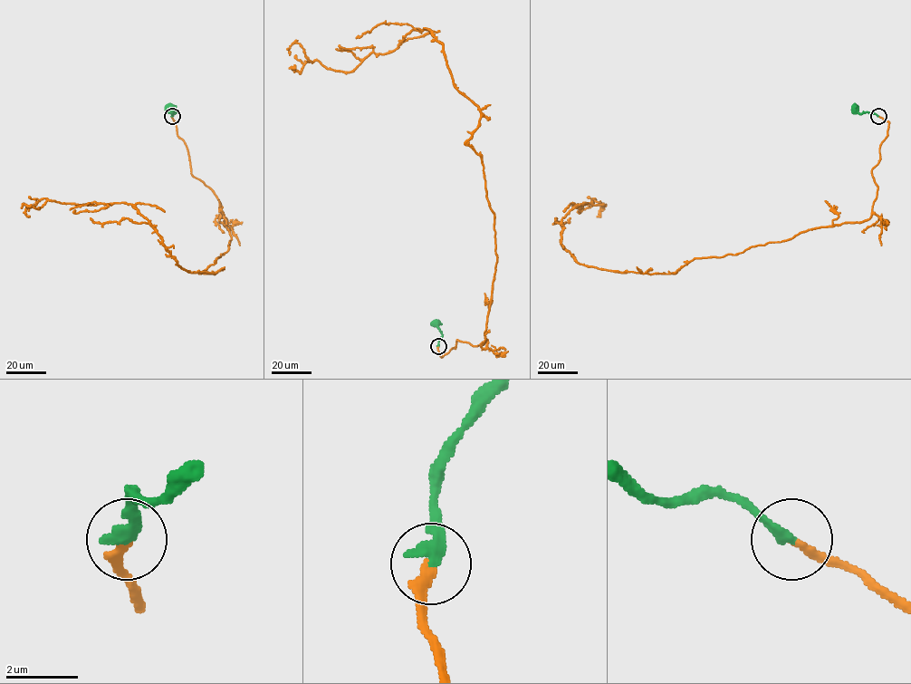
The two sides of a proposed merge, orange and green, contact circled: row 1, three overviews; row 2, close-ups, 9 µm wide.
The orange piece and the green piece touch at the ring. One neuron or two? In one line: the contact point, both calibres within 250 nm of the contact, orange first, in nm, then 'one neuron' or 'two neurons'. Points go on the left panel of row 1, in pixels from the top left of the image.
(172, 116) | 240/320 nm | one neuron

